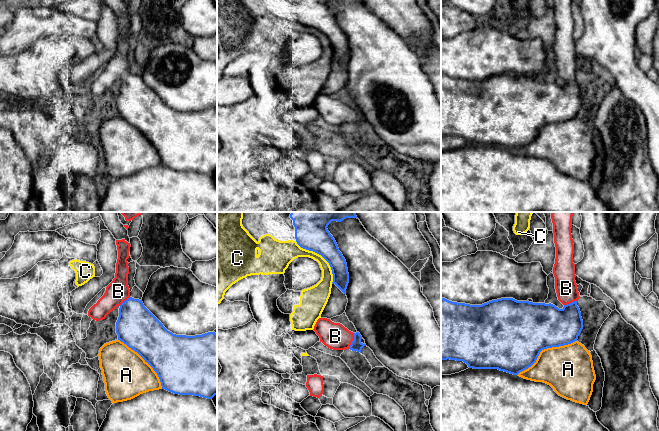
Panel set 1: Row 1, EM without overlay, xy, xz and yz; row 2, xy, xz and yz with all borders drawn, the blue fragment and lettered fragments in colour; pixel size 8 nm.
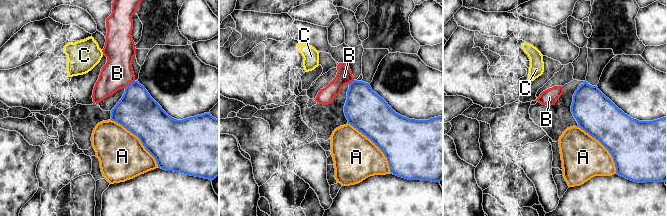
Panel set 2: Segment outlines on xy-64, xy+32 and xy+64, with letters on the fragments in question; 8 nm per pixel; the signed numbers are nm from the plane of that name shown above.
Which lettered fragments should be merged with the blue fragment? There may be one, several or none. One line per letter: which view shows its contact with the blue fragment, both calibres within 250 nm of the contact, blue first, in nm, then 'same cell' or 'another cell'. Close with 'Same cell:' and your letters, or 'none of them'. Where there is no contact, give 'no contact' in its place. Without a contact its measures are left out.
A: yz | 480/380 nm | another cell
B: xz | 90/220 nm | same cell
C: xz | 220/150 nm | another cell
Same cell: B

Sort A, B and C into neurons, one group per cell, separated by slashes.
A / B / C

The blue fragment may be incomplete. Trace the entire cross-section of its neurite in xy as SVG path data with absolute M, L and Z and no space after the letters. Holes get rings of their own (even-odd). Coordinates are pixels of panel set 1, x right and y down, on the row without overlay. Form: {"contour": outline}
{"contour": "M125 15L116 16L118 35L116 49L113 57L106 63L104 71L88 87L88 92L93 96L100 97L119 82L119 93L116 98L116 109L118 116L137 128L157 149L162 165L179 171L200 172L212 175L217 171L217 110L208 108L202 111L186 112L176 111L168 107L163 100L144 82L142 76L130 72L128 62L130 19Z"}

